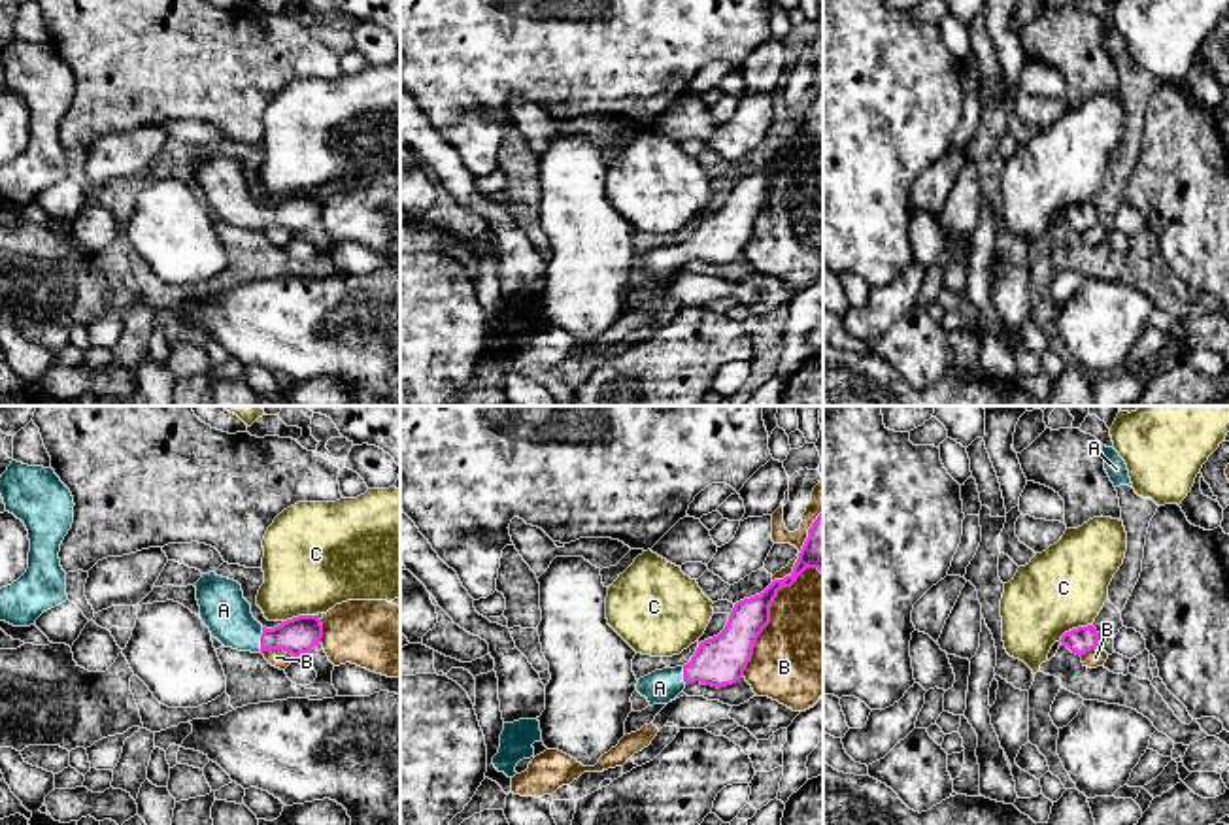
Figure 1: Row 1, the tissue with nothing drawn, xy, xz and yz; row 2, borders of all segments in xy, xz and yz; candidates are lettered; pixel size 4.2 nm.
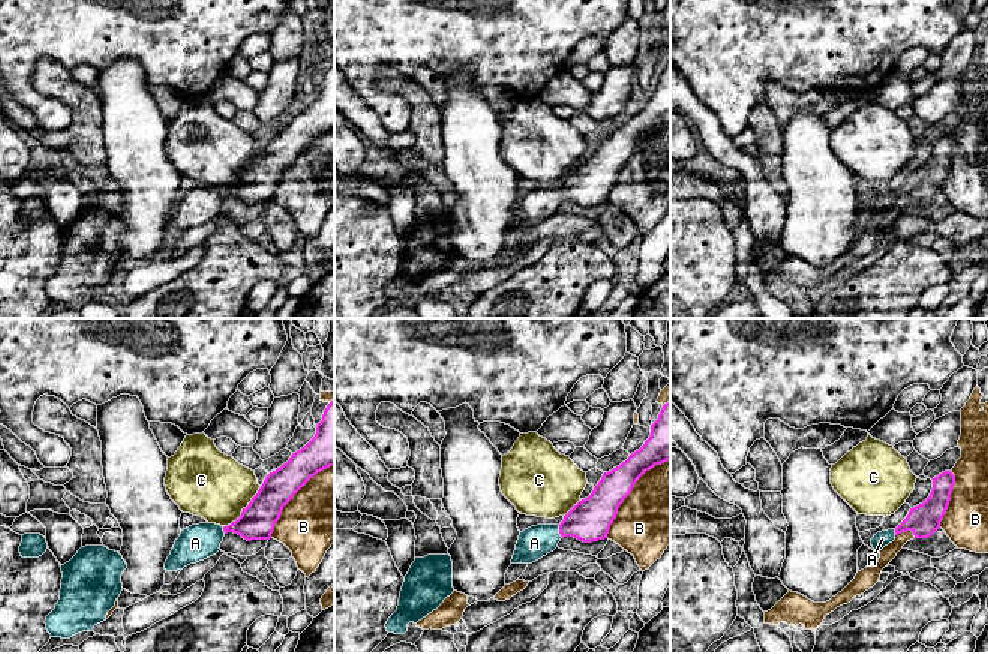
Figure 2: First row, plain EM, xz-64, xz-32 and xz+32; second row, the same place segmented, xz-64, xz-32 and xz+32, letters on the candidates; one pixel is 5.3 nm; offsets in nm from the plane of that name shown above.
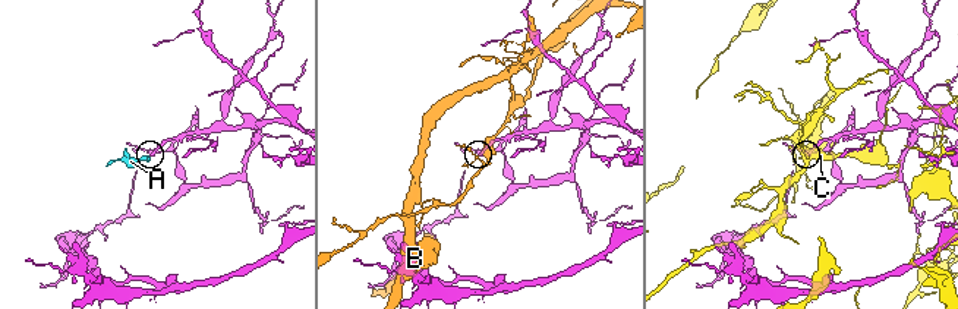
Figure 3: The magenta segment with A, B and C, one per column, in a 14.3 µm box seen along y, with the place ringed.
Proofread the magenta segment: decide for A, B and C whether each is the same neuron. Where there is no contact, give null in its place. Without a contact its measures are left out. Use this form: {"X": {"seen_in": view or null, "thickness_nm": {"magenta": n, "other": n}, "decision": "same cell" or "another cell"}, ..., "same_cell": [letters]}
{"A": {"seen_in": "xy", "thickness_nm": {"magenta": 160, "other": 200}, "decision": "same cell"}, "B": {"seen_in": "xz", "thickness_nm": {"magenta": 190, "other": 480}, "decision": "another cell"}, "C": {"seen_in": "yz", "thickness_nm": {"magenta": 120, "other": 360}, "decision": "another cell"}, "same_cell": ["A"]}

